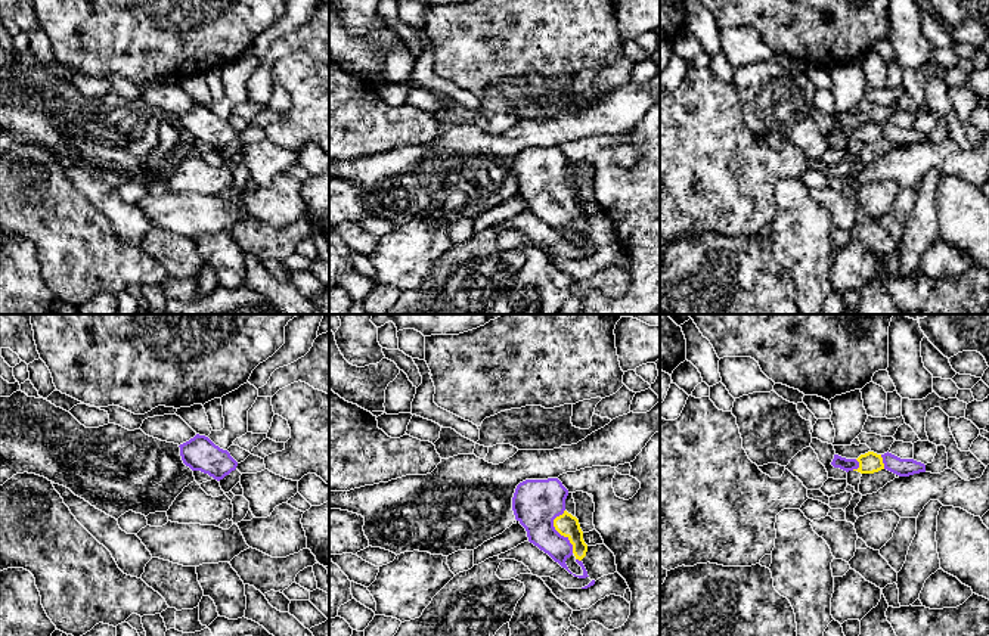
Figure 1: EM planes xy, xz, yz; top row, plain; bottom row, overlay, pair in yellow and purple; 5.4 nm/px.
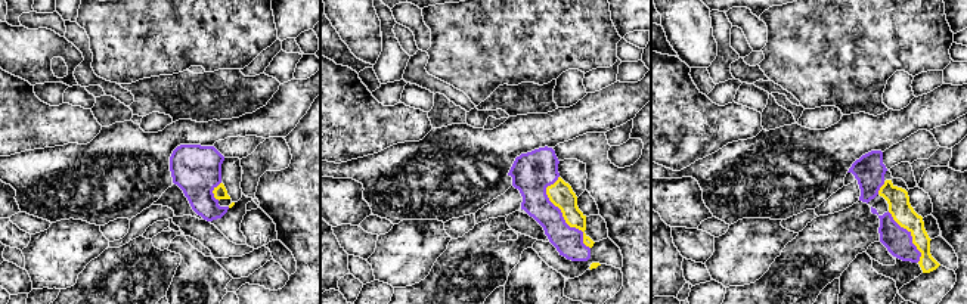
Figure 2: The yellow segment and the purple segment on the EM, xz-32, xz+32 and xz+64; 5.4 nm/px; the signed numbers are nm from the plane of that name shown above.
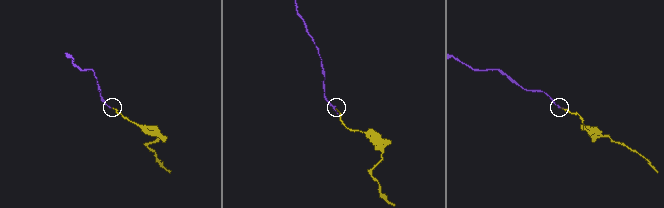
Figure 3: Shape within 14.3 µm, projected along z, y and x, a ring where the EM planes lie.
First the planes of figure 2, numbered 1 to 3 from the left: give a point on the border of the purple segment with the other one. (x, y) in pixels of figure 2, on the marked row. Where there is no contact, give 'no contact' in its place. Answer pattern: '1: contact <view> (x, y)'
1: contact xz-32 (213, 191)
2: contact xz+32 (563, 214)
3: contact xz+64 (911, 235)

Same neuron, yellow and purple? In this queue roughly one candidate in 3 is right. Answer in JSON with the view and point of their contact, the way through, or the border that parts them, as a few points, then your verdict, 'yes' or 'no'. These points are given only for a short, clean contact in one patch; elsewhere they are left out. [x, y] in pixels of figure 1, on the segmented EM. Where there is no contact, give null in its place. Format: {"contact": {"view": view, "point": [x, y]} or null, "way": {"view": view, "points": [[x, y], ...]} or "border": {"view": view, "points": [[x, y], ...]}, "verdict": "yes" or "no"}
{"contact": {"view": "xz", "point": [558, 531]}, "verdict": "yes"}

